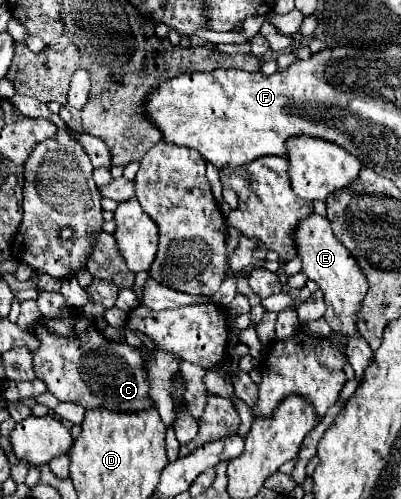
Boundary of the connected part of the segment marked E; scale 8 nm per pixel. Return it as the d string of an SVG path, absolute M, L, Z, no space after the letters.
M310 215L308 219L300 221L296 227L296 247L298 247L298 257L302 259L302 271L306 273L308 279L316 281L318 287L324 293L326 299L326 315L324 319L332 327L332 331L342 333L346 337L358 335L356 329L356 319L358 311L362 305L362 299L366 297L368 291L368 281L364 279L362 269L358 269L356 259L346 251L346 247L334 237L330 221L320 215Z

